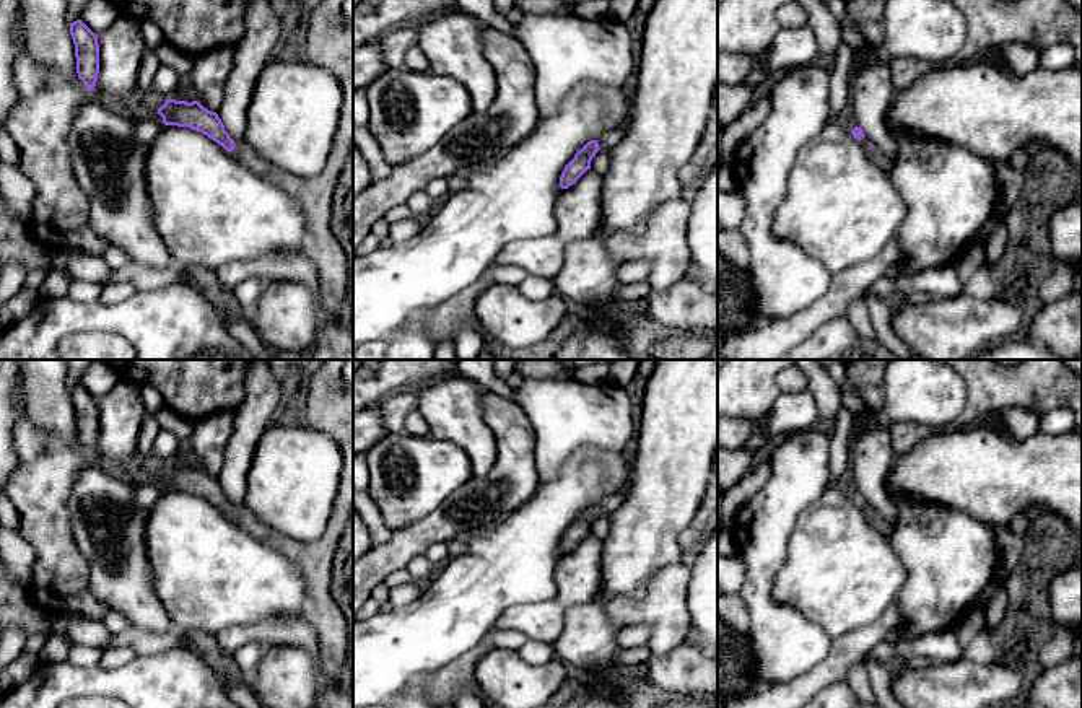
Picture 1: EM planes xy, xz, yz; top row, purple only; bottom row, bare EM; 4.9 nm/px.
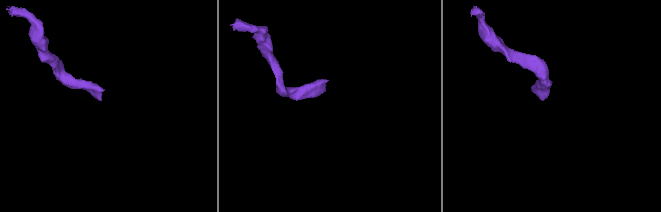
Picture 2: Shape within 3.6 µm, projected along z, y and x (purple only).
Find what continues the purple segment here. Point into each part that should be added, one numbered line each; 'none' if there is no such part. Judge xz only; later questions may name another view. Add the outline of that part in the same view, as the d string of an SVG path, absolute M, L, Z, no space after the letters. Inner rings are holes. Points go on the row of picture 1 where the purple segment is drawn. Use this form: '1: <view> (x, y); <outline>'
1: xz (609, 140); M613 129L604 137L597 138L597 145L602 151L610 151L623 138L623 129Z

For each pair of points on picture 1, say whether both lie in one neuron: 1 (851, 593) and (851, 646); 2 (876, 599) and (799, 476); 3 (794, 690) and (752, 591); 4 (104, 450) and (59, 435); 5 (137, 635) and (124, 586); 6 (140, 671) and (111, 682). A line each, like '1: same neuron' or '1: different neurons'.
1: different neurons
2: different neurons
3: different neurons
4: different neurons
5: different neurons
6: same neuron

